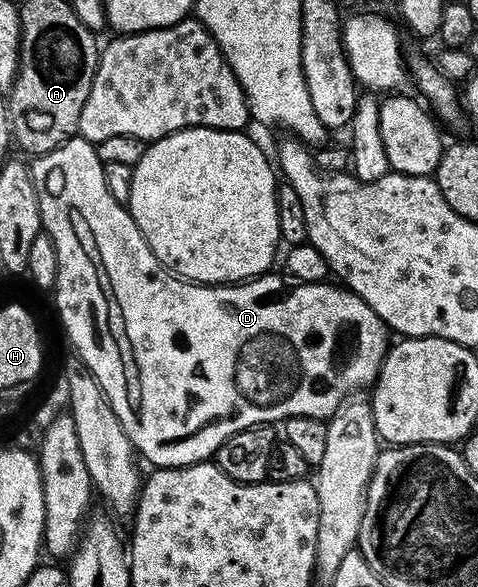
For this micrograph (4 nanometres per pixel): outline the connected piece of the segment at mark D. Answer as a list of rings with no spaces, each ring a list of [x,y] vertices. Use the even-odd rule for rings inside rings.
[[[78,134],[60,144],[54,150],[40,153],[30,161],[31,181],[37,190],[39,213],[43,219],[46,235],[51,237],[57,250],[59,273],[55,279],[53,295],[55,308],[59,311],[59,320],[75,347],[74,355],[85,362],[85,366],[97,378],[107,401],[113,406],[125,434],[129,438],[132,449],[140,457],[143,456],[155,468],[184,468],[190,464],[201,464],[210,461],[215,451],[225,443],[228,436],[237,434],[246,428],[271,426],[276,422],[287,420],[290,416],[304,416],[326,421],[335,415],[335,411],[352,395],[354,388],[366,389],[374,385],[379,375],[379,367],[383,365],[383,357],[389,347],[389,329],[383,319],[369,307],[362,296],[338,283],[294,285],[288,296],[283,296],[283,284],[272,274],[255,277],[254,280],[240,282],[230,286],[212,286],[197,284],[184,280],[160,264],[153,254],[149,242],[141,234],[135,219],[124,205],[118,204],[109,194],[109,186],[105,186],[104,163],[90,140]]]

